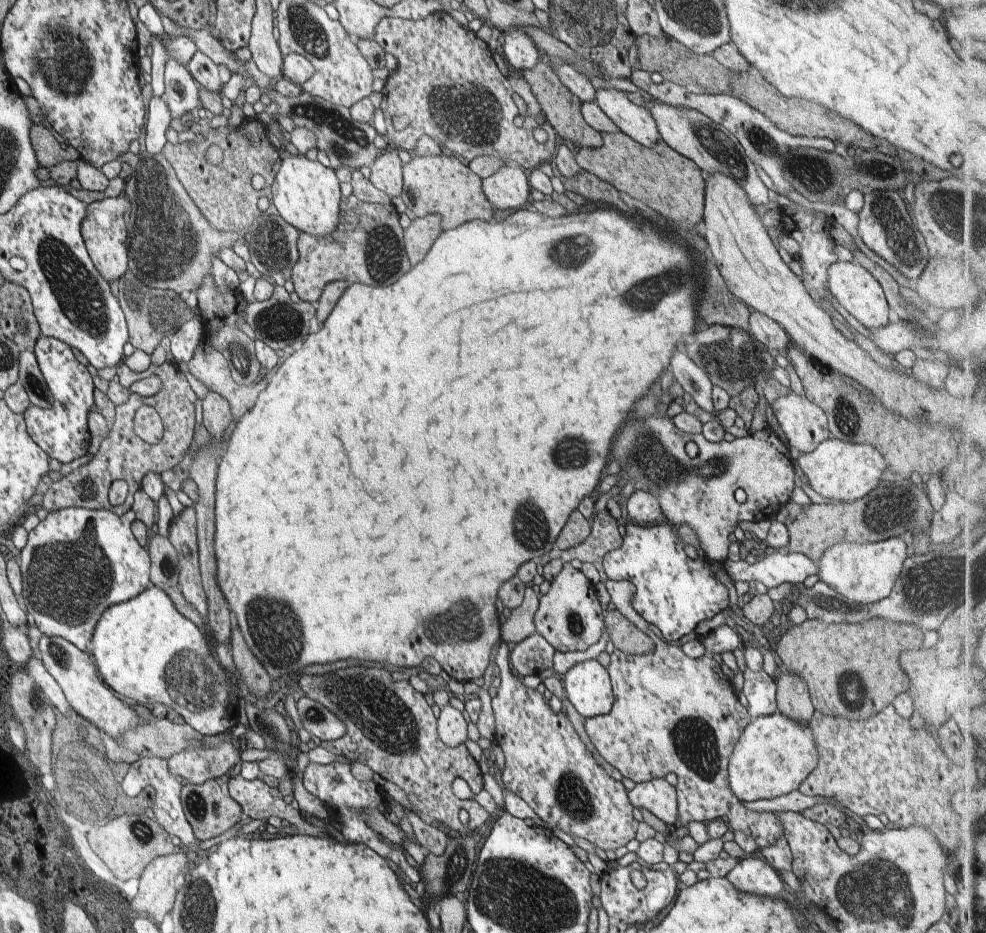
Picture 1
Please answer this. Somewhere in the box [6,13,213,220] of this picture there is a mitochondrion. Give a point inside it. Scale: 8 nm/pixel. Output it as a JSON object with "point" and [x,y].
{"point":[60,58]}

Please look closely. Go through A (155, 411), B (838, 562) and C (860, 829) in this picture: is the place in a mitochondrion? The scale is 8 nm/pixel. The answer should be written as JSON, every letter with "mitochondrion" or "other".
{"A":"other","B":"other","C":"other"}

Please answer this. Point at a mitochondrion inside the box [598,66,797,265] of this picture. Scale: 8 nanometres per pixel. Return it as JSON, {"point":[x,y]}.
{"point":[721,148]}

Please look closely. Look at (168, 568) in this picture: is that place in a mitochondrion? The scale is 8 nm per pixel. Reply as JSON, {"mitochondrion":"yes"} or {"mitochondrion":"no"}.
{"mitochondrion":"yes"}

